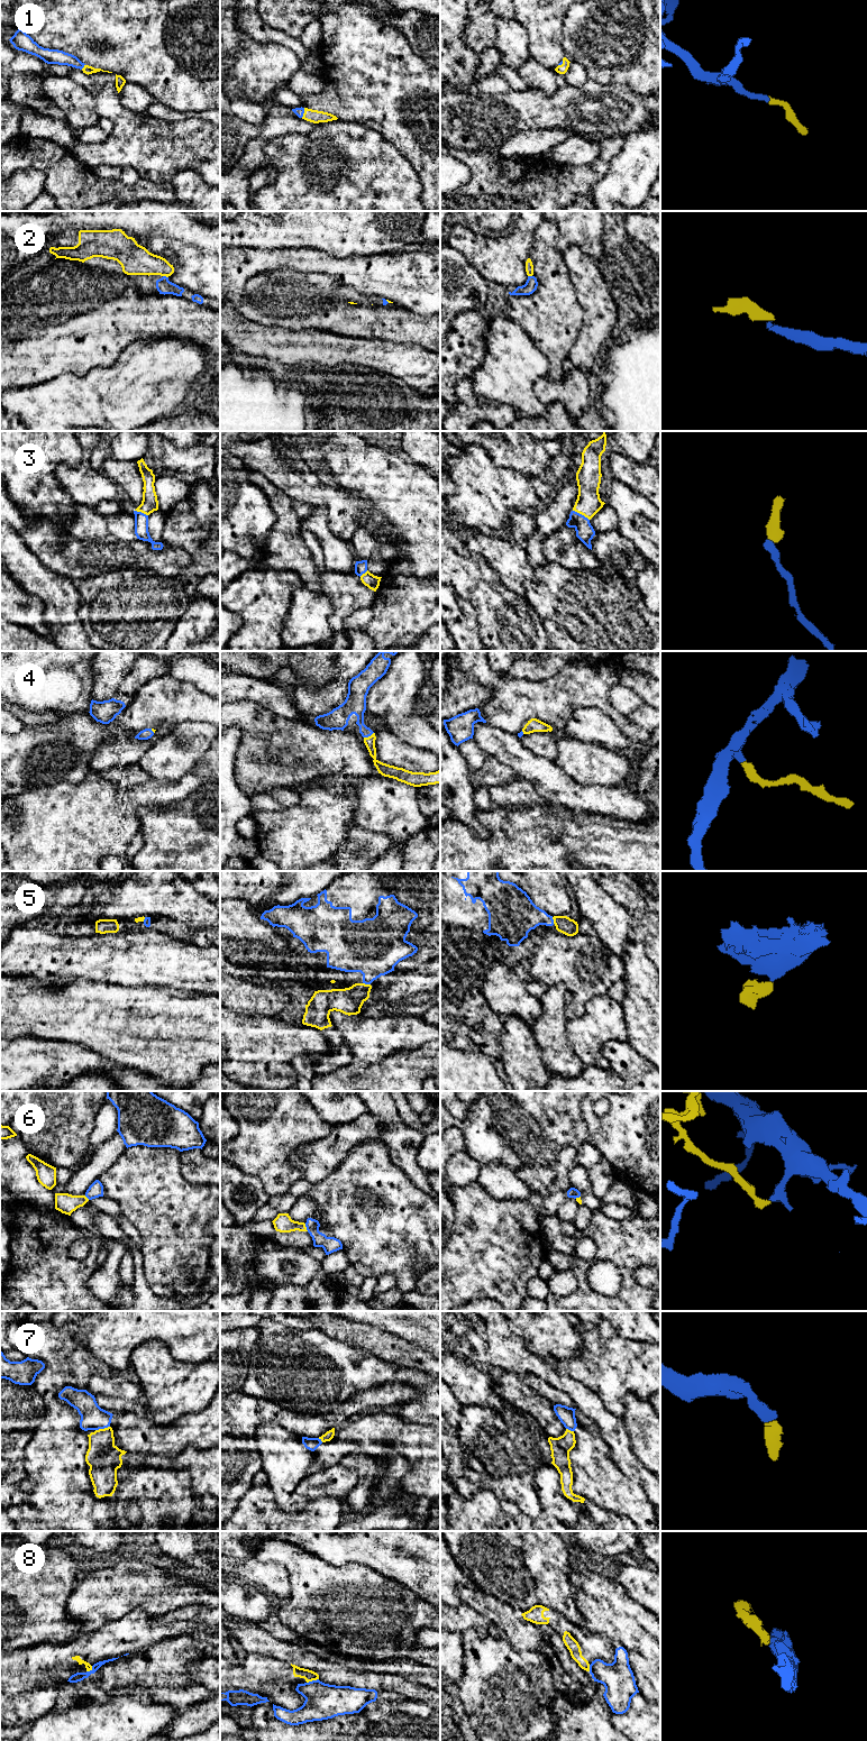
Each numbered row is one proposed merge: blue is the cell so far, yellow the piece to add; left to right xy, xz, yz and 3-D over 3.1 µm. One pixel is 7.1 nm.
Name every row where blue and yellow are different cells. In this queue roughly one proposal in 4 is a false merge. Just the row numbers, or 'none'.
6, 8

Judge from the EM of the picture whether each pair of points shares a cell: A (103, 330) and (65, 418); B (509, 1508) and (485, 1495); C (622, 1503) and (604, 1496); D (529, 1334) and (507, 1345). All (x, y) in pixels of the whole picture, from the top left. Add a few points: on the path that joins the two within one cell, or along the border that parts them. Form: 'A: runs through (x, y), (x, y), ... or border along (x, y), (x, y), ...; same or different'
A: border along (109, 365), (82, 375), (58, 376); different
B: border along (499, 1501), (502, 1510), (512, 1519); different
C: runs through (618, 1499), (609, 1496); same
D: border along (509, 1322), (509, 1329), (532, 1352), (539, 1355); different

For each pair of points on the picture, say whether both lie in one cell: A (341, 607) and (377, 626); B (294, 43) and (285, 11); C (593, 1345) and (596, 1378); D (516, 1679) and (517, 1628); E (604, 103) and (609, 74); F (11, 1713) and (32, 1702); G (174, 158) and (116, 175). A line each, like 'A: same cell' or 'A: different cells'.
A: different cells
B: different cells
C: same cell
D: different cells
E: different cells
F: same cell
G: different cells

